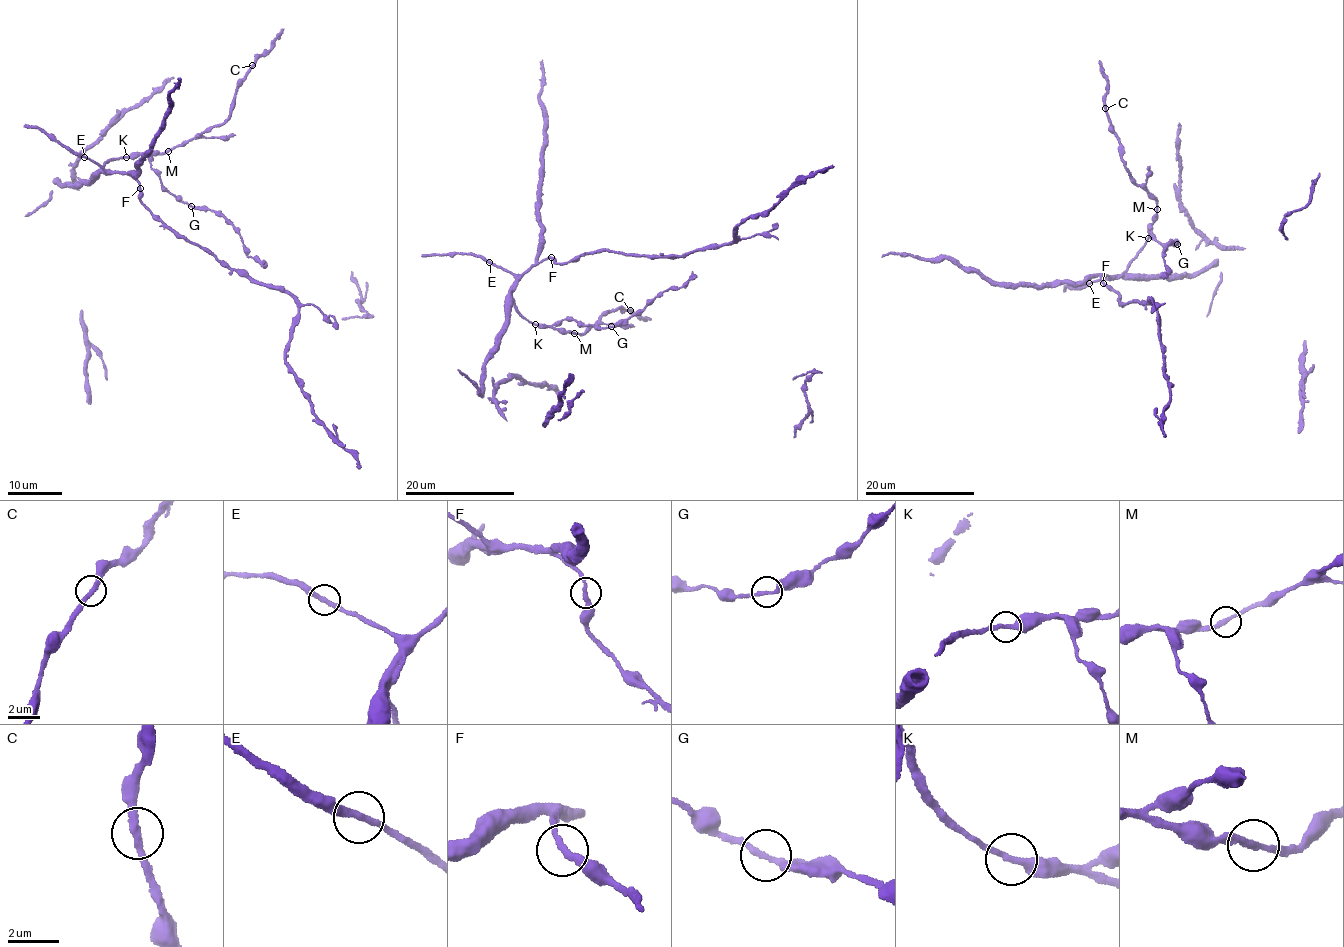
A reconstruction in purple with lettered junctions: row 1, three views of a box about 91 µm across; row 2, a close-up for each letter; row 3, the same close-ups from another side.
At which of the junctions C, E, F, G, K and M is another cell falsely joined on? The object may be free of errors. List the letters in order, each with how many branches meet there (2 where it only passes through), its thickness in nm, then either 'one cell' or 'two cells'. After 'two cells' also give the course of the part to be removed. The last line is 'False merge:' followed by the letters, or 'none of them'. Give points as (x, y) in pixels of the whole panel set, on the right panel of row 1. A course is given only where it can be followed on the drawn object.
C: 2 branches meet; 280 nm thick; one cell
E: 2 branches meet; 280 nm thick; one cell
F: 2 branches meet; 240 nm thick; one cell
G: 2 branches meet; 220 nm thick; one cell
K: 2 branches meet; 260 nm thick; one cell
M: 2 branches meet; 240 nm thick; one cell
False merge: none of them

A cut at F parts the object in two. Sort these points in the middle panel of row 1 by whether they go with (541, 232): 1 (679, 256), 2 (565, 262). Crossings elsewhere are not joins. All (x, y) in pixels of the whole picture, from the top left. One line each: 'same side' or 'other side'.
1: other side
2: other side

